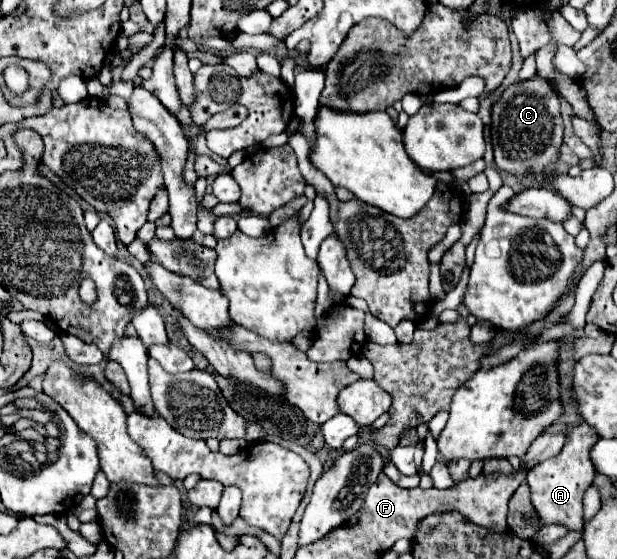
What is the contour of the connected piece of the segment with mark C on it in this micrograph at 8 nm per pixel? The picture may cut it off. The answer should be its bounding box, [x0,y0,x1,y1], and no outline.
[492,78,564,176]

